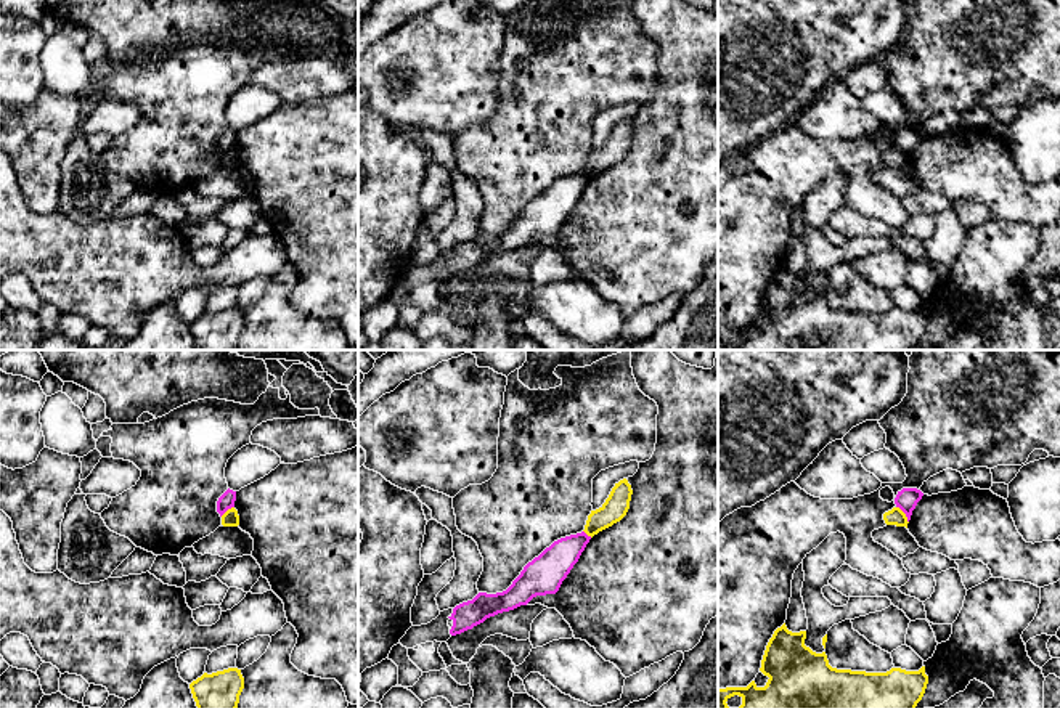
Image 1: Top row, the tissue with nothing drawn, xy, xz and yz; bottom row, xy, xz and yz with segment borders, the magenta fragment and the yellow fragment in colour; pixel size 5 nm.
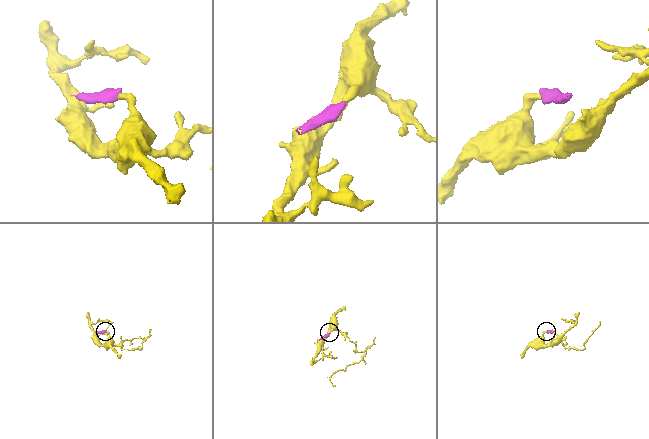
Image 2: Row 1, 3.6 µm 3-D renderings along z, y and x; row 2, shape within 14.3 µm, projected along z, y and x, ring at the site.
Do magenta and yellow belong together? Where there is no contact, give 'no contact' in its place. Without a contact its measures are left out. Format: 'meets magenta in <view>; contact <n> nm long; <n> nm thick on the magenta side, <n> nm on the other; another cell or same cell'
meets magenta in yz; contact 110 nm long; 110 nm thick on the magenta side, 80 nm on the other; another cell

